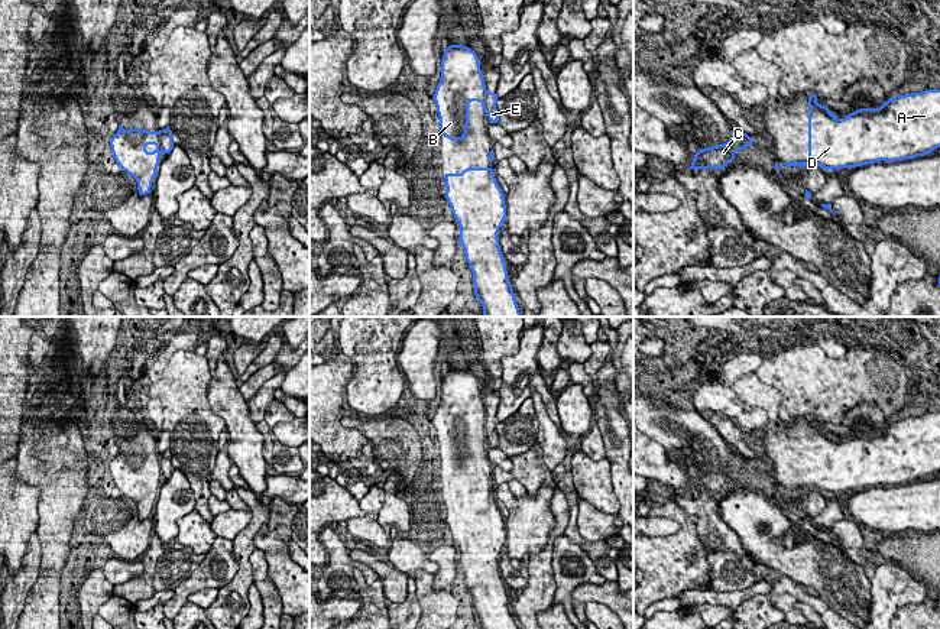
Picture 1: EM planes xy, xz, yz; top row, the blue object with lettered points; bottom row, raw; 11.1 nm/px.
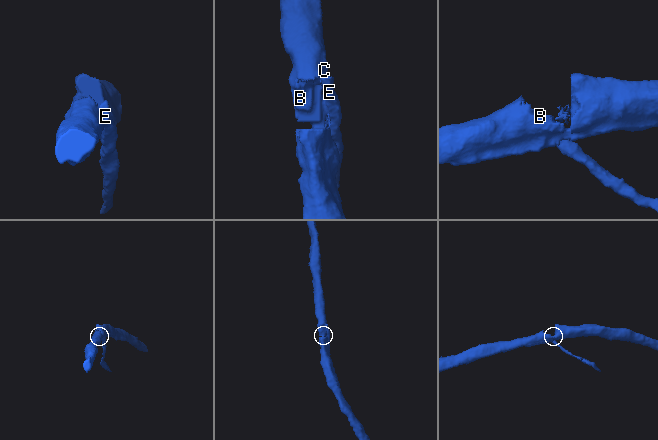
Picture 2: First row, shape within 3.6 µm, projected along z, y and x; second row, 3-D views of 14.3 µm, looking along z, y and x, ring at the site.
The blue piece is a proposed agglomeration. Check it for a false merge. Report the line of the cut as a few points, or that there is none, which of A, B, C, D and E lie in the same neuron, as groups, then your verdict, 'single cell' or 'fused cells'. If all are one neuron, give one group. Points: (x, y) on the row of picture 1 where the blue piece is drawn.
yz (733, 135), (739, 145), (745, 145), (751, 139) | A B C D / E | fused cells

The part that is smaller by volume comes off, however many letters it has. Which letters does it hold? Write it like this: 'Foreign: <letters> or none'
Foreign: E

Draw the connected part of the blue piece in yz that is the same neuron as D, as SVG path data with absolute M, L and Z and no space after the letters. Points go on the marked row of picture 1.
M940 90L894 95L878 108L863 107L849 113L846 119L836 119L824 104L819 106L819 97L808 94L808 161L782 162L787 166L850 169L878 161L914 159L940 147Z

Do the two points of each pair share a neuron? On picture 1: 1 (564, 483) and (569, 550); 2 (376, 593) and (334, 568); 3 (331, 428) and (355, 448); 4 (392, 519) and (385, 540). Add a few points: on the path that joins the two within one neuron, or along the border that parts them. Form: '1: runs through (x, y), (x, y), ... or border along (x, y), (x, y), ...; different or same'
1: border along (564, 534), (592, 561); different
2: runs through (366, 590), (355, 586), (344, 577); same
3: runs through (337, 434), (349, 443); same
4: border along (365, 511), (370, 511), (373, 519), (394, 540); different

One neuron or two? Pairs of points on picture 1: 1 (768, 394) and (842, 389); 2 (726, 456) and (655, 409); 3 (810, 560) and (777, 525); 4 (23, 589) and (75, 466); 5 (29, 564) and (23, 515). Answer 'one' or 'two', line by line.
1: two
2: one
3: one
4: two
5: one

